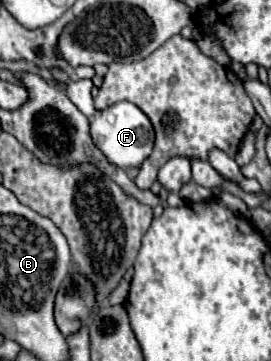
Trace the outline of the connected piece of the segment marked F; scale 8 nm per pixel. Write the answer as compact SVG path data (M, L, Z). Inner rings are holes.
M118 102L106 110L98 110L90 120L90 132L94 144L106 154L106 158L120 168L138 168L150 156L154 148L154 126L150 118L132 102Z

